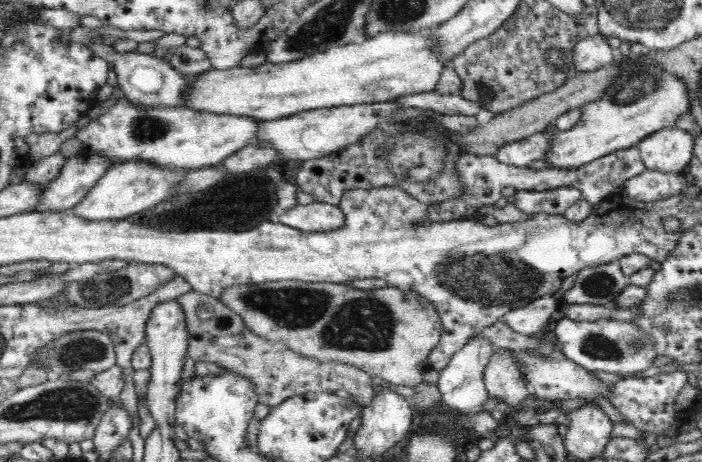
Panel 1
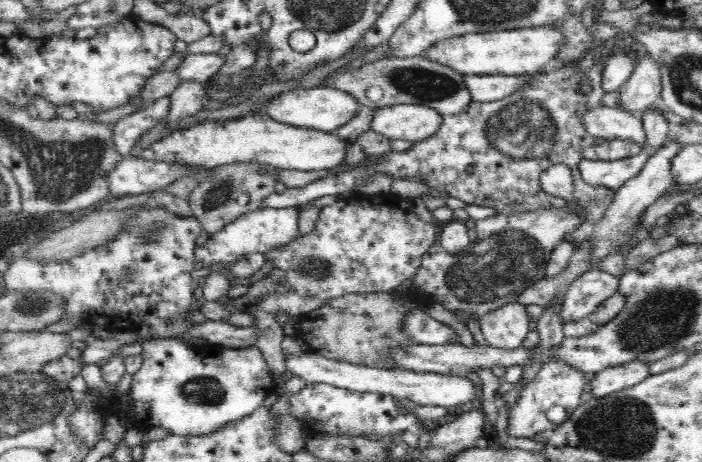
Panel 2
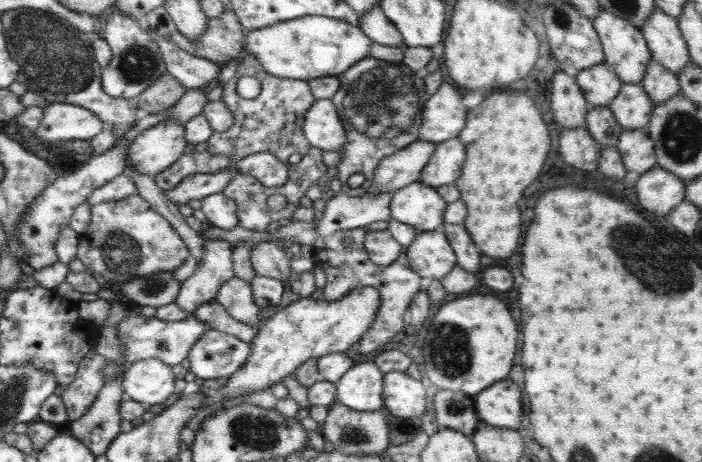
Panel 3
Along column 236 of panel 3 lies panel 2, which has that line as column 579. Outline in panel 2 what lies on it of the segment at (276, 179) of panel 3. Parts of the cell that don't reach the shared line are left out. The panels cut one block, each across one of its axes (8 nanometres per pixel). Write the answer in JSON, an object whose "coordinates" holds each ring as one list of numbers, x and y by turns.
{"coordinates":[[644,152,618,160,588,160,579,162,585,182,594,187,608,187,617,191,627,180,634,178,646,164,649,156]]}

